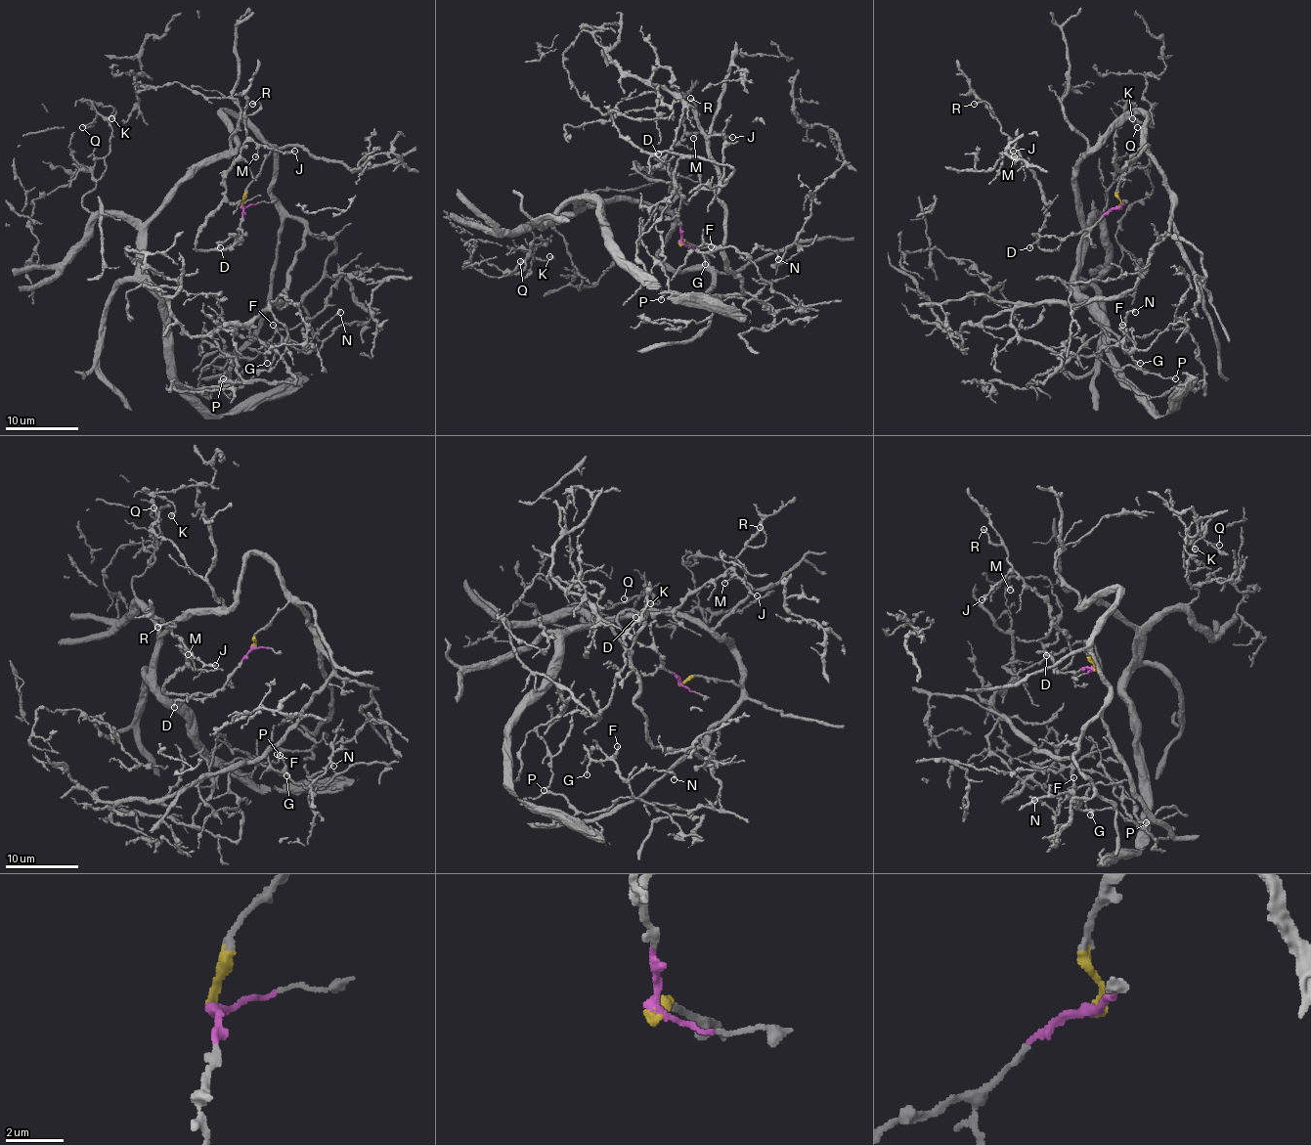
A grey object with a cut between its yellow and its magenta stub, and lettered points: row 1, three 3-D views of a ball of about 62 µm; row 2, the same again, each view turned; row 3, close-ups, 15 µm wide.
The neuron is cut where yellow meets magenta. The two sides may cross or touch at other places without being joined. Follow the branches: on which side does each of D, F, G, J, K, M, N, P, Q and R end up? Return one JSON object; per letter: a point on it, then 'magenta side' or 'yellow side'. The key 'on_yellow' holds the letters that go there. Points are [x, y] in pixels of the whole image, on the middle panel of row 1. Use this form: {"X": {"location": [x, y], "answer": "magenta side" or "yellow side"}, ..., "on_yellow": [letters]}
{"D": {"location": [658, 154], "answer": "magenta side"}, "F": {"location": [711, 246], "answer": "yellow side"}, "G": {"location": [705, 264], "answer": "yellow side"}, "J": {"location": [732, 137], "answer": "magenta side"}, "K": {"location": [549, 256], "answer": "yellow side"}, "M": {"location": [693, 138], "answer": "magenta side"}, "N": {"location": [778, 259], "answer": "yellow side"}, "P": {"location": [661, 299], "answer": "yellow side"}, "Q": {"location": [520, 261], "answer": "yellow side"}, "R": {"location": [690, 98], "answer": "magenta side"}, "on_yellow": ["F", "G", "K", "N", "P", "Q"]}

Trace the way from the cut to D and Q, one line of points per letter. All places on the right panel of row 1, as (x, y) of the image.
D: (1119, 208), (1108, 210), (1092, 226), (1067, 236), (1041, 236), (1030, 248)
Q: (1119, 208), (1143, 115), (1079, 162), (1086, 223), (1114, 181), (1115, 126), (1124, 113), (1137, 126)

